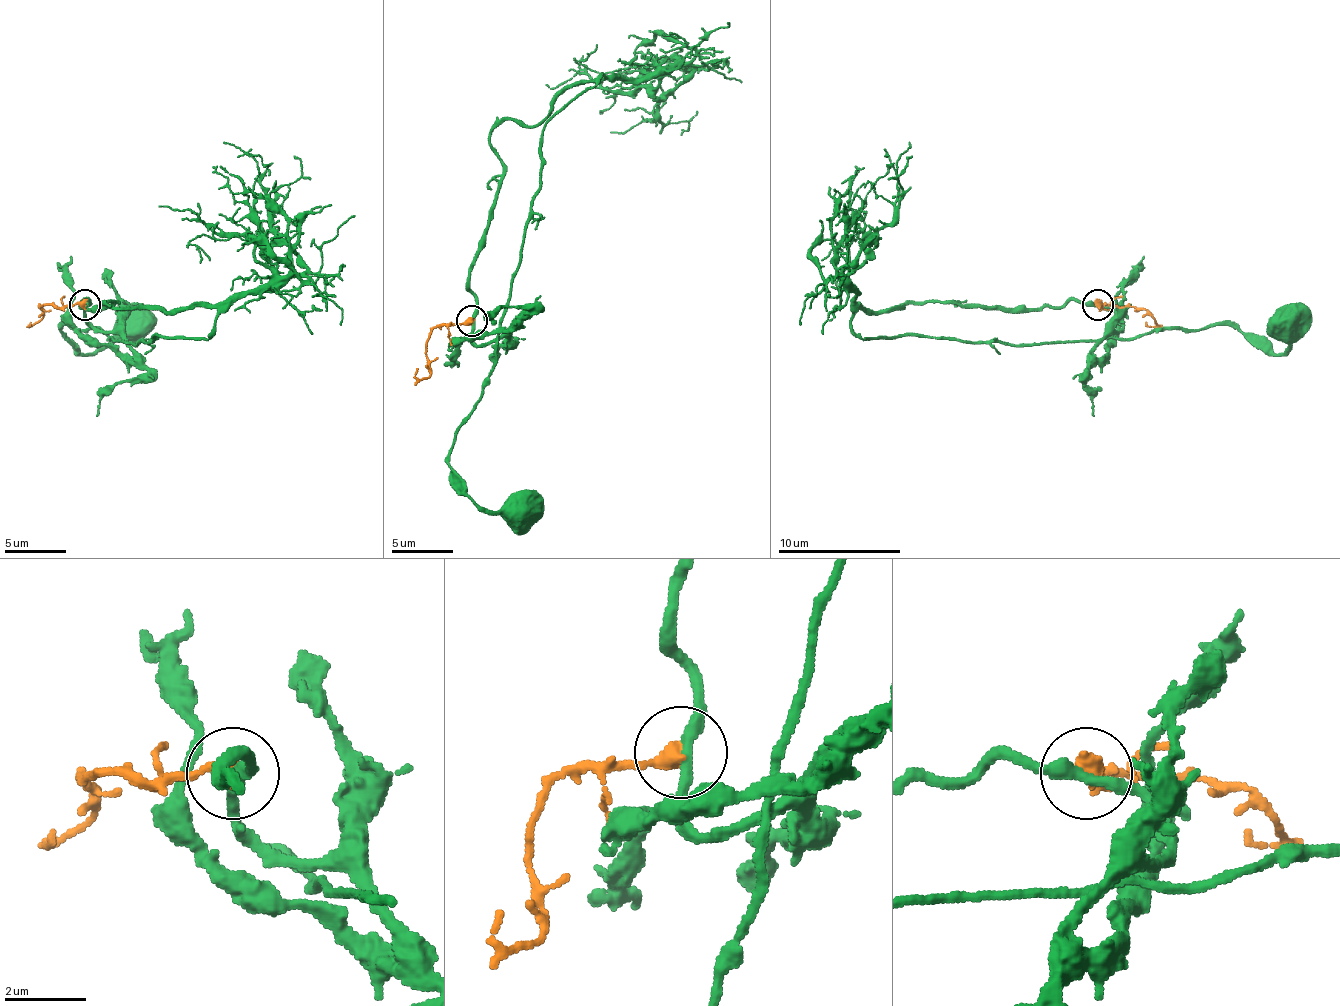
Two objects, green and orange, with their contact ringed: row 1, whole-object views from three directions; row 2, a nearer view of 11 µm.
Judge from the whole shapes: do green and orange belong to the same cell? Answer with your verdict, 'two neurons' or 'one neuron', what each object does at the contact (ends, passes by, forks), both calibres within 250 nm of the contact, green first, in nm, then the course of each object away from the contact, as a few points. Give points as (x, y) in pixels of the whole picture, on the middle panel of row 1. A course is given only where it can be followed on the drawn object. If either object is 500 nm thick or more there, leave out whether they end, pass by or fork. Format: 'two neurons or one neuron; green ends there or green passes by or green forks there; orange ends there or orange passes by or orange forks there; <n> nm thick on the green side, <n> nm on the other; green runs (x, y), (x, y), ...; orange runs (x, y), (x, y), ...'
two neurons; green passes by; orange ends there; 300 nm thick on the green side, 440 nm on the other; green runs (472, 319), (469, 264), (503, 171), (491, 131), (537, 125), (574, 85), (660, 76), (654, 119), (611, 131); orange runs (472, 319), (441, 322), (432, 332), (426, 359), (429, 375), (417, 375), (417, 369)

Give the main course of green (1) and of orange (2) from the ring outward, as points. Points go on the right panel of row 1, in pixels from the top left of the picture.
1: (1096, 305), (908, 302), (868, 312), (856, 302), (853, 275), (893, 219), (896, 164), (908, 142)
2: (1096, 305), (1136, 305), (1152, 318), (1152, 327), (1146, 321)

